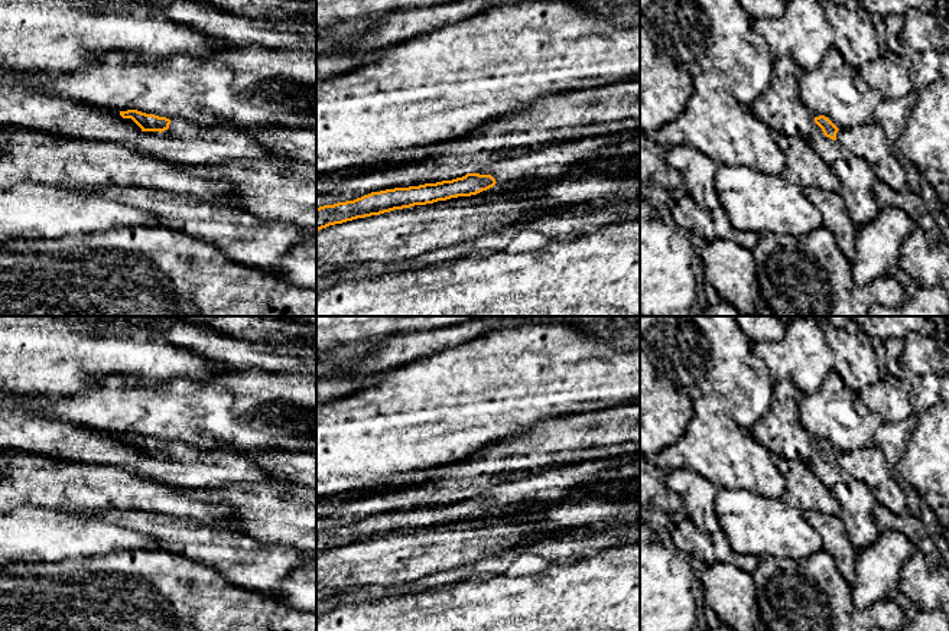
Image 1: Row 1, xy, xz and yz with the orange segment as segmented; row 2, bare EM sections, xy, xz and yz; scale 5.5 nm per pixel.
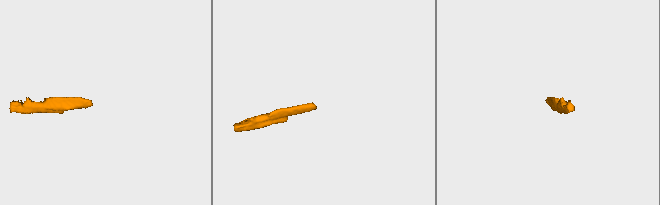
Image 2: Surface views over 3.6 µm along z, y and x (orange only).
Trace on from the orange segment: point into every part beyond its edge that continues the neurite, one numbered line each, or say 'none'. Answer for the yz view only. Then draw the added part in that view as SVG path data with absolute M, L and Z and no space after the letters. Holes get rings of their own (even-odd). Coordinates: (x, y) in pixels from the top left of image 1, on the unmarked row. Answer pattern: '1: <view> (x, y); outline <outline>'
1: yz (829, 472); outline M815 446L809 465L815 475L828 487L832 488L844 479L844 472L836 464L826 461L822 452Z

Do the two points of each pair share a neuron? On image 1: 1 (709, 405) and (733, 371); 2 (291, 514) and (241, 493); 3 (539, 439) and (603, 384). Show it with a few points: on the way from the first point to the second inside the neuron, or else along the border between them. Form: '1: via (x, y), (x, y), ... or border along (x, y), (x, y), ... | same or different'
1: border along (714, 392), (720, 396), (727, 413), (735, 422) | different
2: via (279, 513), (270, 513), (253, 504) | same
3: border along (601, 409), (548, 418), (536, 425) | different

